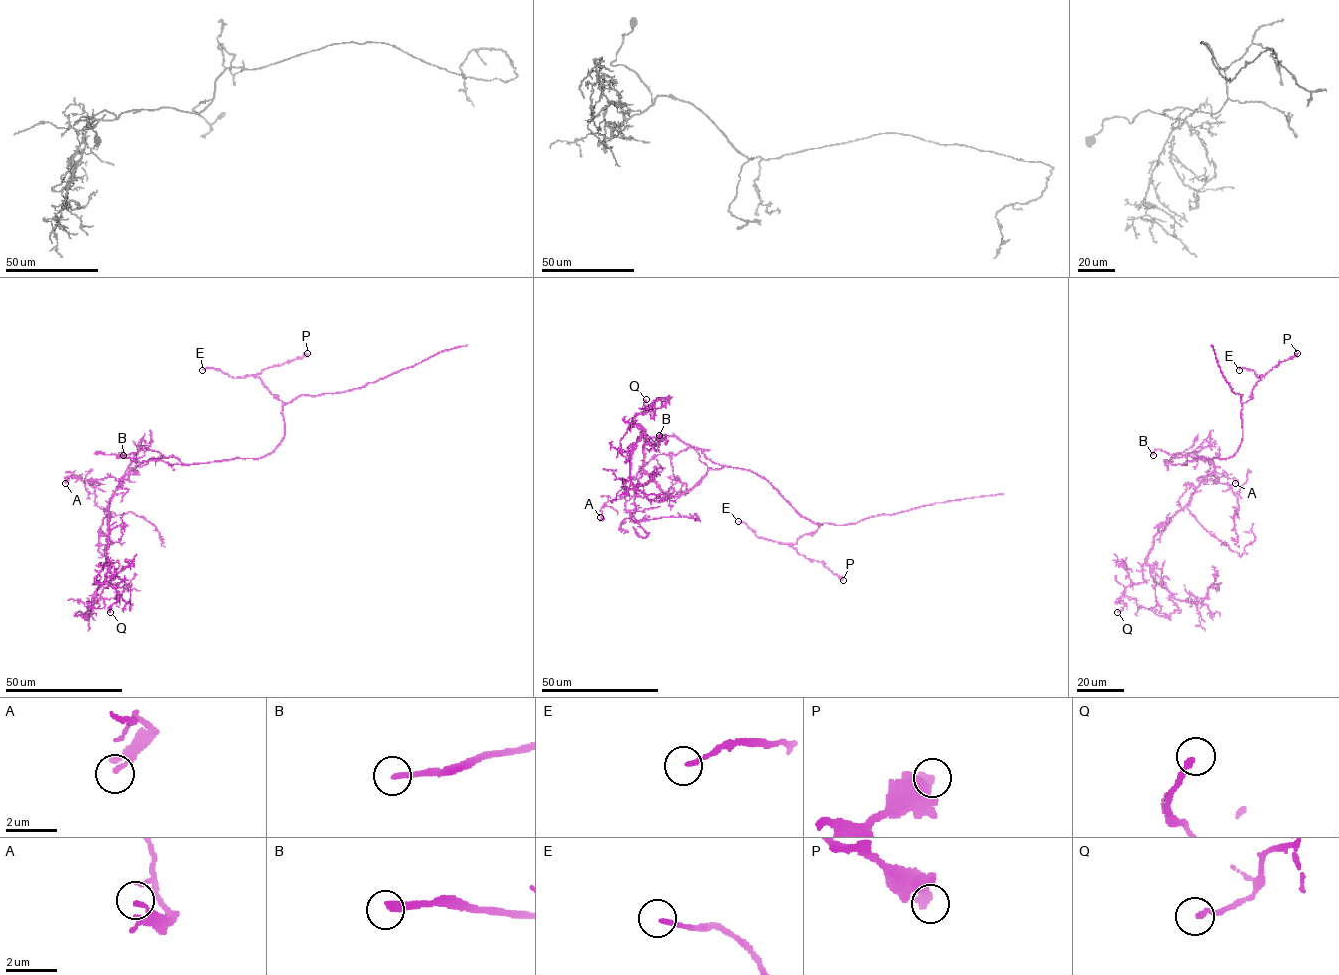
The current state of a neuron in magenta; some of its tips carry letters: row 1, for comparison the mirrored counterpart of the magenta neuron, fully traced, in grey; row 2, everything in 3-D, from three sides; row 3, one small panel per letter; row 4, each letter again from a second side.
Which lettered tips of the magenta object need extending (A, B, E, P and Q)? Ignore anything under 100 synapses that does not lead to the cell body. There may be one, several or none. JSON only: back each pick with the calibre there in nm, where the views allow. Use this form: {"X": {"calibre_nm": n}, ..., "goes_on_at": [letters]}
{"B": {"calibre_nm": 280}, "goes_on_at": ["B"]}

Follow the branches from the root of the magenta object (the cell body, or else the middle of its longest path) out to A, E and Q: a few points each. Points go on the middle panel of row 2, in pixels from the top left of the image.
A: (736, 468), (709, 467), (691, 488), (672, 496), (651, 480), (609, 500), (600, 517)
E: (736, 468), (762, 476), (801, 516), (820, 525), (817, 523), (816, 531), (790, 544), (758, 537), (738, 521)
Q: (736, 468), (709, 467), (668, 496), (644, 470), (642, 427), (629, 427), (654, 405), (646, 399)

